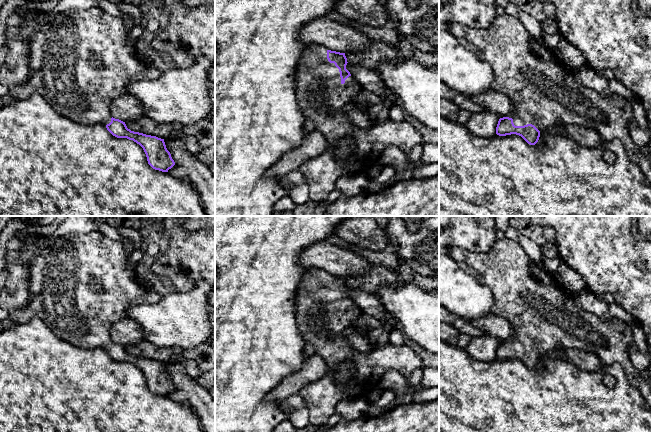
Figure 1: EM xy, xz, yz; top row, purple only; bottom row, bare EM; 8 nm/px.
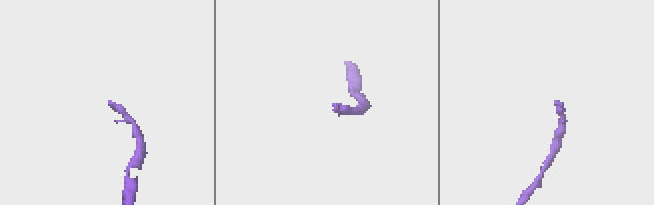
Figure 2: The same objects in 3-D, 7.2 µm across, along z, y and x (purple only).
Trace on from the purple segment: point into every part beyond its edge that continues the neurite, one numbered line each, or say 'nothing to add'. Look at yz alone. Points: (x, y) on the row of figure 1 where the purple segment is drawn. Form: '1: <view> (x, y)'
1: yz (544, 92)

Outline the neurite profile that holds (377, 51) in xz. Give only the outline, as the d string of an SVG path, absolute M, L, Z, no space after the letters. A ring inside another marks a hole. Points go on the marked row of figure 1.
M370 38L370 43L364 51L348 51L345 56L350 65L374 71L377 71L381 62L395 62L400 58L397 48L374 38Z

